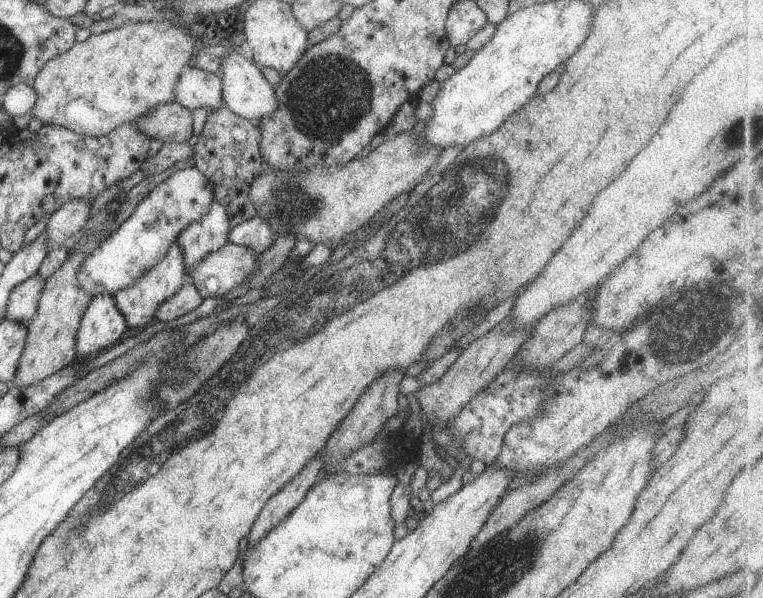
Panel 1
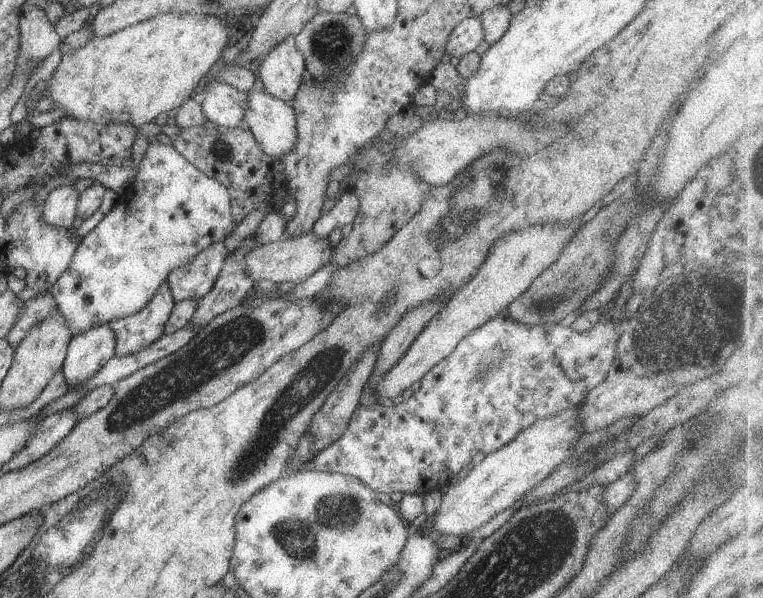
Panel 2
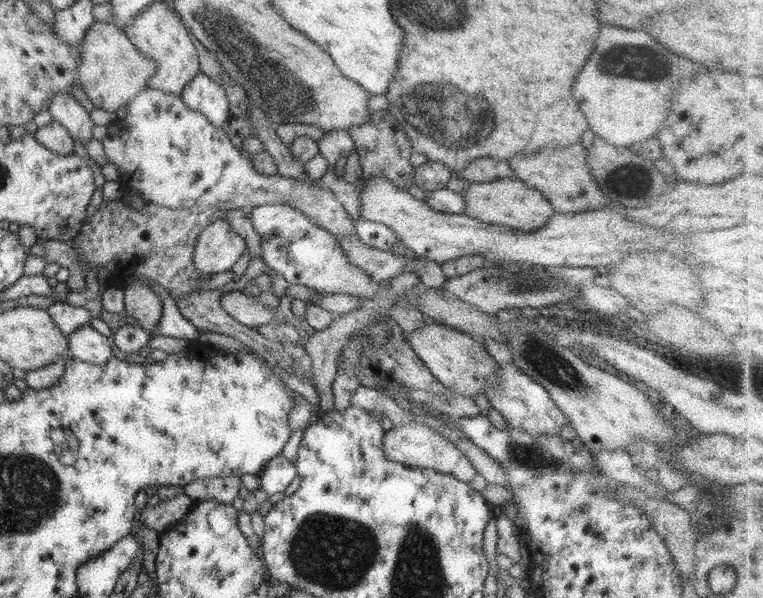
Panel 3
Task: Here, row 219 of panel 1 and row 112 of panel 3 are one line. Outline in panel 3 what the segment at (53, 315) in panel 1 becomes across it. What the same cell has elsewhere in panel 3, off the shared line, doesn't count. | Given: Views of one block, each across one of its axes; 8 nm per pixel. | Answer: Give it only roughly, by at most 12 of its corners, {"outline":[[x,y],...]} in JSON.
{"outline":[[114,22],[79,46],[77,83],[115,113],[148,87],[158,63]]}

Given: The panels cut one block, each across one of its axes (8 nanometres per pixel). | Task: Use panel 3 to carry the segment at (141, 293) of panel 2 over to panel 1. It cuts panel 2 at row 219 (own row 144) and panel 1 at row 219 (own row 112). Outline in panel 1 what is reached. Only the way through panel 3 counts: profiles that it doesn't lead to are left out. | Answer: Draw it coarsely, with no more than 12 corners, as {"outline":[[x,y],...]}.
{"outline":[[198,168],[168,176],[78,268],[114,296],[215,200]]}

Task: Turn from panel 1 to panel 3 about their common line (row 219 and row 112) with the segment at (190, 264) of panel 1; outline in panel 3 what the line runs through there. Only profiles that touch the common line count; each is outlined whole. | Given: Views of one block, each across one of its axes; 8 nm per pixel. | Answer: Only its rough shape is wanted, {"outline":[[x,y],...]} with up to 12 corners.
{"outline":[[202,71],[180,96],[216,127],[228,119],[224,87]]}

